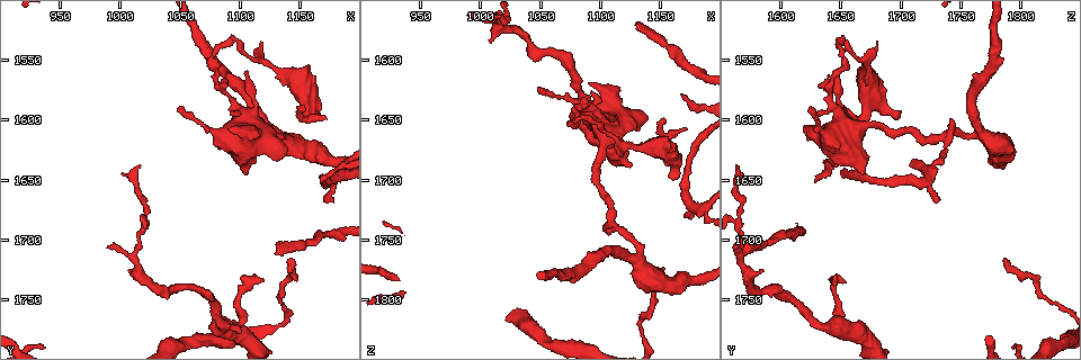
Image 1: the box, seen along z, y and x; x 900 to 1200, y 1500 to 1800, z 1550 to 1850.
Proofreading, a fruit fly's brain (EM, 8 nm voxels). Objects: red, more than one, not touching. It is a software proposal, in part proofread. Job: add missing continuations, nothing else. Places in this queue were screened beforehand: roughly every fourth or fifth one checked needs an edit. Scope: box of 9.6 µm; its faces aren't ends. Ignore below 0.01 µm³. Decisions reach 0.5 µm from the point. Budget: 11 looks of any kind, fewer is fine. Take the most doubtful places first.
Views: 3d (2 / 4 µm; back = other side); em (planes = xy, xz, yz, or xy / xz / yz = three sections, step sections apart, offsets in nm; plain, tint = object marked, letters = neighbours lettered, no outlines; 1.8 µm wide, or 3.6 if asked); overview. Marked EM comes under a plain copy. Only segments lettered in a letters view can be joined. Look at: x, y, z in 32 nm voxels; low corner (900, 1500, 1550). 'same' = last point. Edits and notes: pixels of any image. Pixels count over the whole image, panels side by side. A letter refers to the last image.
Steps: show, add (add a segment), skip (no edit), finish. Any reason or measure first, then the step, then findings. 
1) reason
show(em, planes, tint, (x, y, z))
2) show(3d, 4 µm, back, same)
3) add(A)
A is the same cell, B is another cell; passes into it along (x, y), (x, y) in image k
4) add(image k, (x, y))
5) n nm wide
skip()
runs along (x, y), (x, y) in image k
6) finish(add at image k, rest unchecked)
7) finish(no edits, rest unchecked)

branch stops here
show(3d, 4 µm, (1180, 1668, 1730))

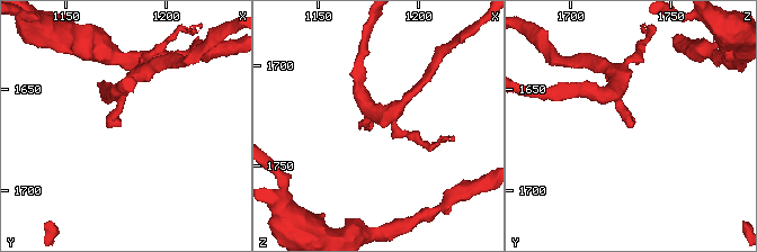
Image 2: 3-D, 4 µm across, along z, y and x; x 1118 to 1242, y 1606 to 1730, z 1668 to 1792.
shape alone is not enough
show(em, planes, letters, (1179, 1668, 1728))

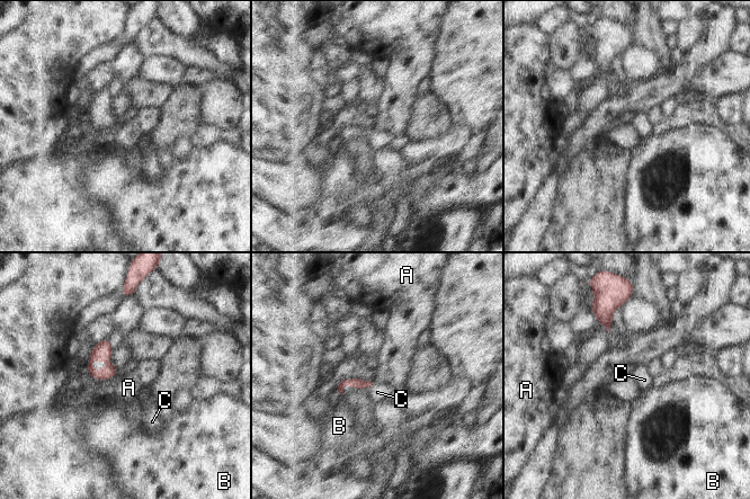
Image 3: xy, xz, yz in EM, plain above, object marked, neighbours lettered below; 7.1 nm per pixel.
add(C)
C is the same cell, A and B are other cells; passes into it along (357, 383), (371, 385), (377, 392) in image 3; the neuron continues

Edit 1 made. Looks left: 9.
an open end
show(em, planes, letters, (1122, 1734, 1642))

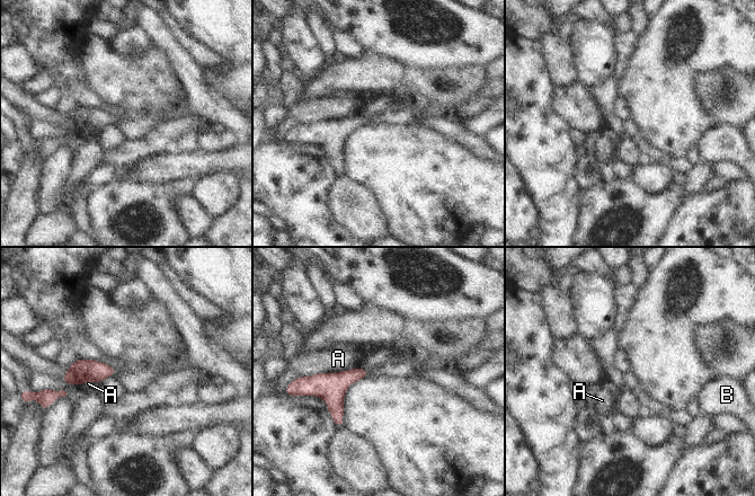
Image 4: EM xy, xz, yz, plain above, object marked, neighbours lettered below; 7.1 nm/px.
skip()
A and B are other cells; border along (358, 366), (301, 378) in image 4; no lettered segment goes on from it

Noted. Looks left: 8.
an open end
show(em, planes, letters, (1140, 1714, 1786))

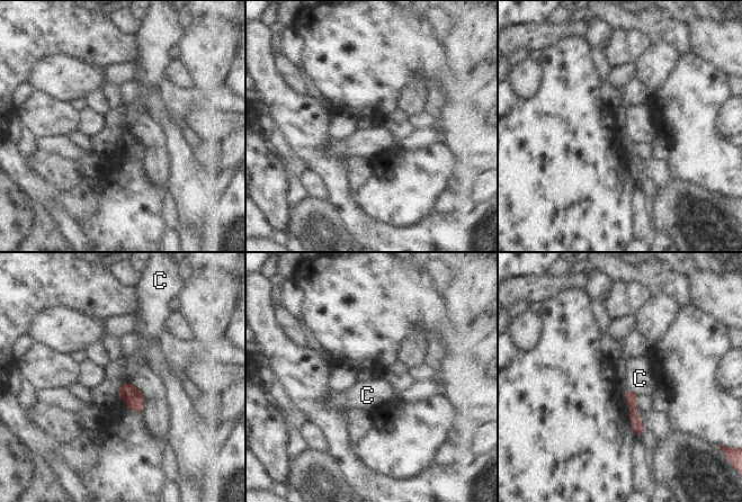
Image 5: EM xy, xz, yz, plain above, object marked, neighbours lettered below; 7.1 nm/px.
skip()
C is another cell; border along (624, 386), (636, 394) in image 5; no lettered segment goes on from it

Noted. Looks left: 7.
branch stops here
show(3d, 2 µm, (1172, 1596, 1656))

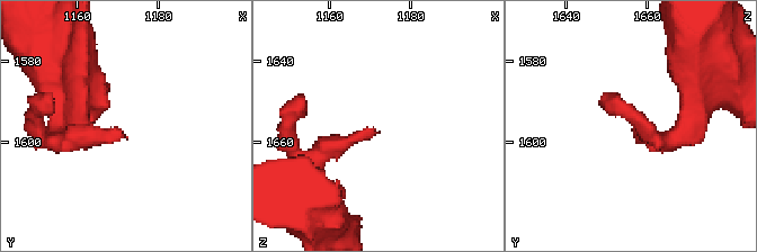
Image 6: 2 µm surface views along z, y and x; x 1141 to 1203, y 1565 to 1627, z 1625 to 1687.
shape alone is not enough
show(em, planes, letters, (1173, 1599, 1657))

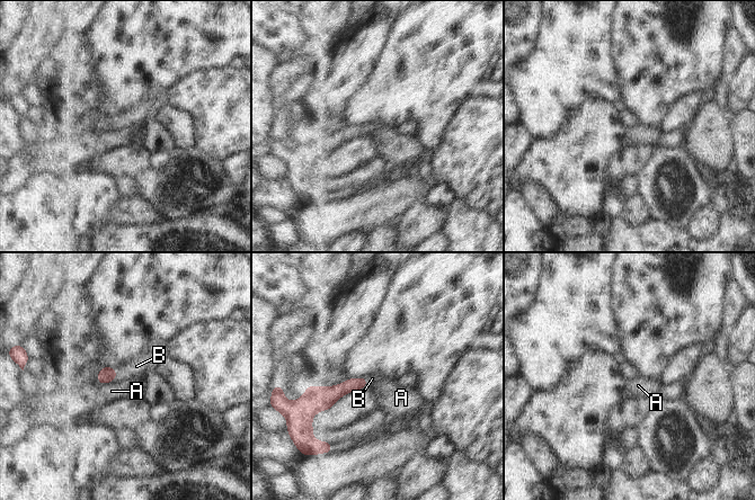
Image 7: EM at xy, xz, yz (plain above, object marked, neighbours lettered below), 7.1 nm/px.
add(B)
B is the same cell, A is another cell; passes into it along (107, 374), (116, 374), (134, 367) in image 7; it goes on there

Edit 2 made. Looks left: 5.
see it whole again
show(overview)

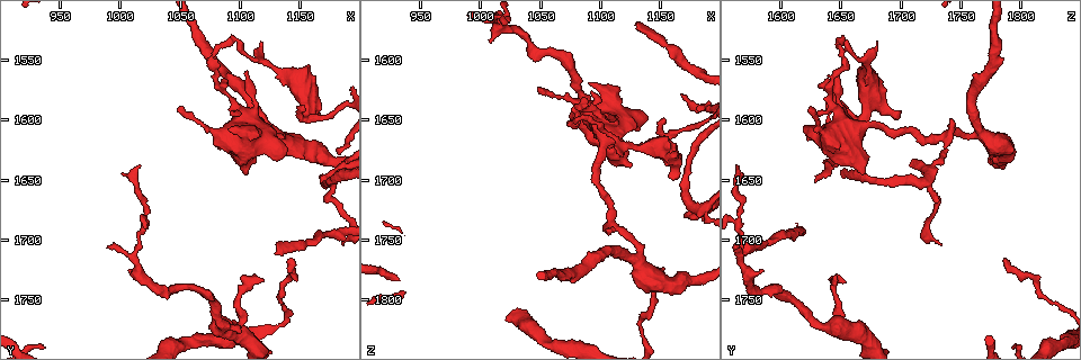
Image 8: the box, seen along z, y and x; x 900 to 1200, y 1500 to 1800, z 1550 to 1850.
thin end
show(em, 3.6 µm, planes, letters, (1120, 1534, 1680))

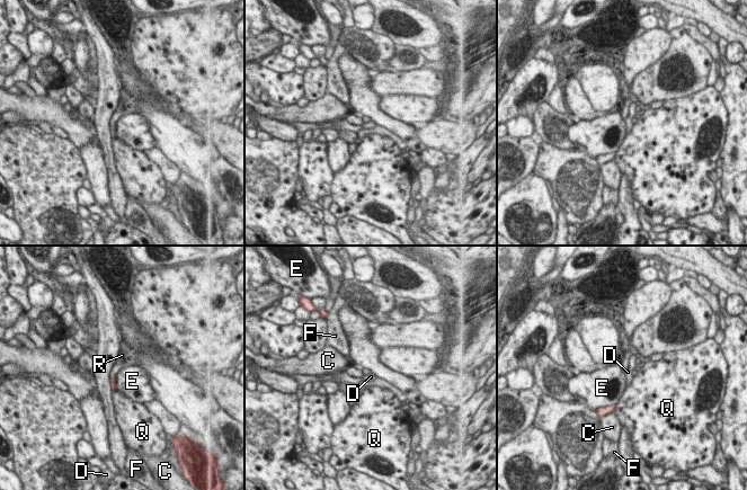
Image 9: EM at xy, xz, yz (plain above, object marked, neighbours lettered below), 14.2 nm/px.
add(R)
R is the same cell, C, D, E, F and Q are other cells; passes into it along (113, 377), (112, 375), (121, 362) in image 9; the neuron continues

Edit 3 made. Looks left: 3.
finish(add at image 3, add at image 7, add at image 9, rest unchecked)

